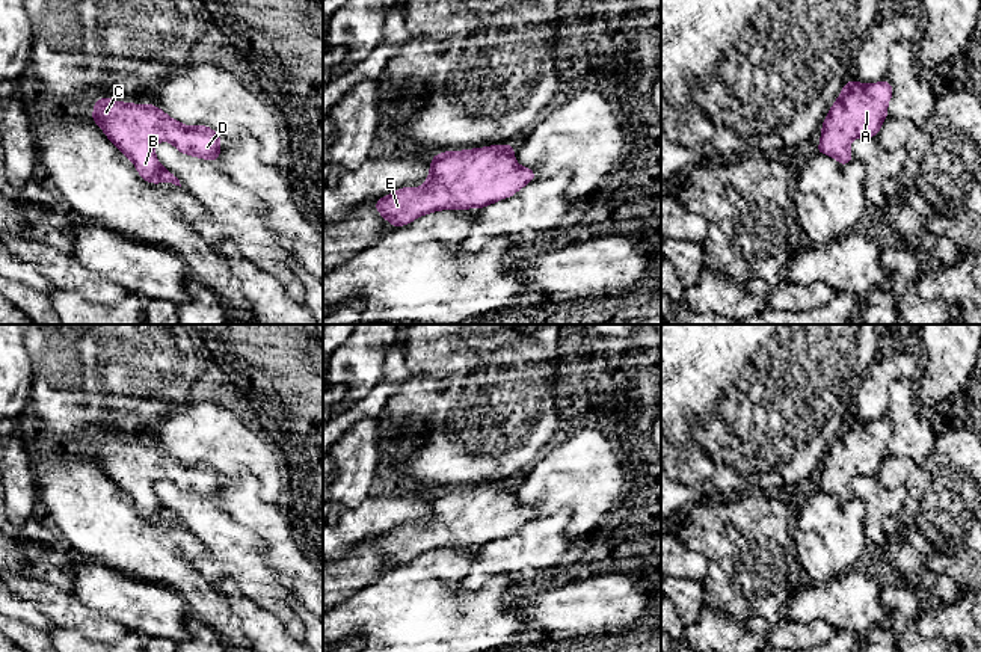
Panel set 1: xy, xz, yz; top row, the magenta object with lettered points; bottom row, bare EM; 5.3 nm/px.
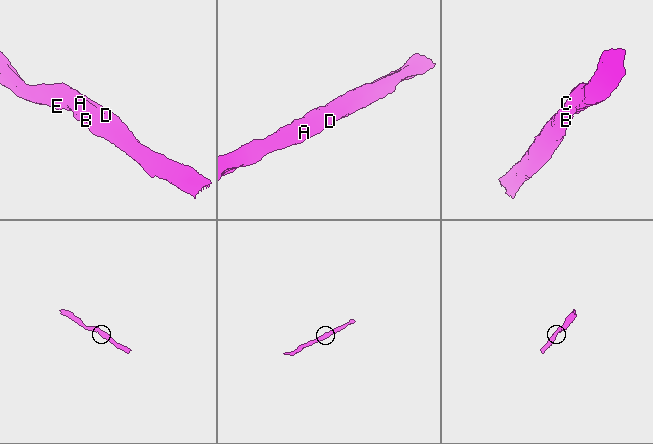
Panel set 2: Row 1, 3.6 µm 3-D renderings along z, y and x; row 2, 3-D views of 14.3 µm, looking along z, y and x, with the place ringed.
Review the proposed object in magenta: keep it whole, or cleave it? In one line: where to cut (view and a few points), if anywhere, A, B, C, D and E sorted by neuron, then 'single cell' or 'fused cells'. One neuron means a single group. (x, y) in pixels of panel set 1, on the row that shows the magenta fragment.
cut none; groups A B C D E; single cell

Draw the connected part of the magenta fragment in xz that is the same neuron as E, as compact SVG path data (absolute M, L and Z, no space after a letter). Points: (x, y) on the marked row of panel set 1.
M490 145L433 155L423 187L403 187L376 199L374 207L392 226L403 226L439 210L483 208L513 196L536 178L515 160L515 145Z

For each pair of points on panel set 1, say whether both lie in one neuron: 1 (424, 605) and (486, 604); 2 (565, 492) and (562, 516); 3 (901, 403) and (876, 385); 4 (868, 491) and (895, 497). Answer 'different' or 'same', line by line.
1: same
2: different
3: different
4: same

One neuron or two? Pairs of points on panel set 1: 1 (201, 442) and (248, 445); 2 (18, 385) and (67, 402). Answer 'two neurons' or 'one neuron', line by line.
1: one neuron
2: two neurons

